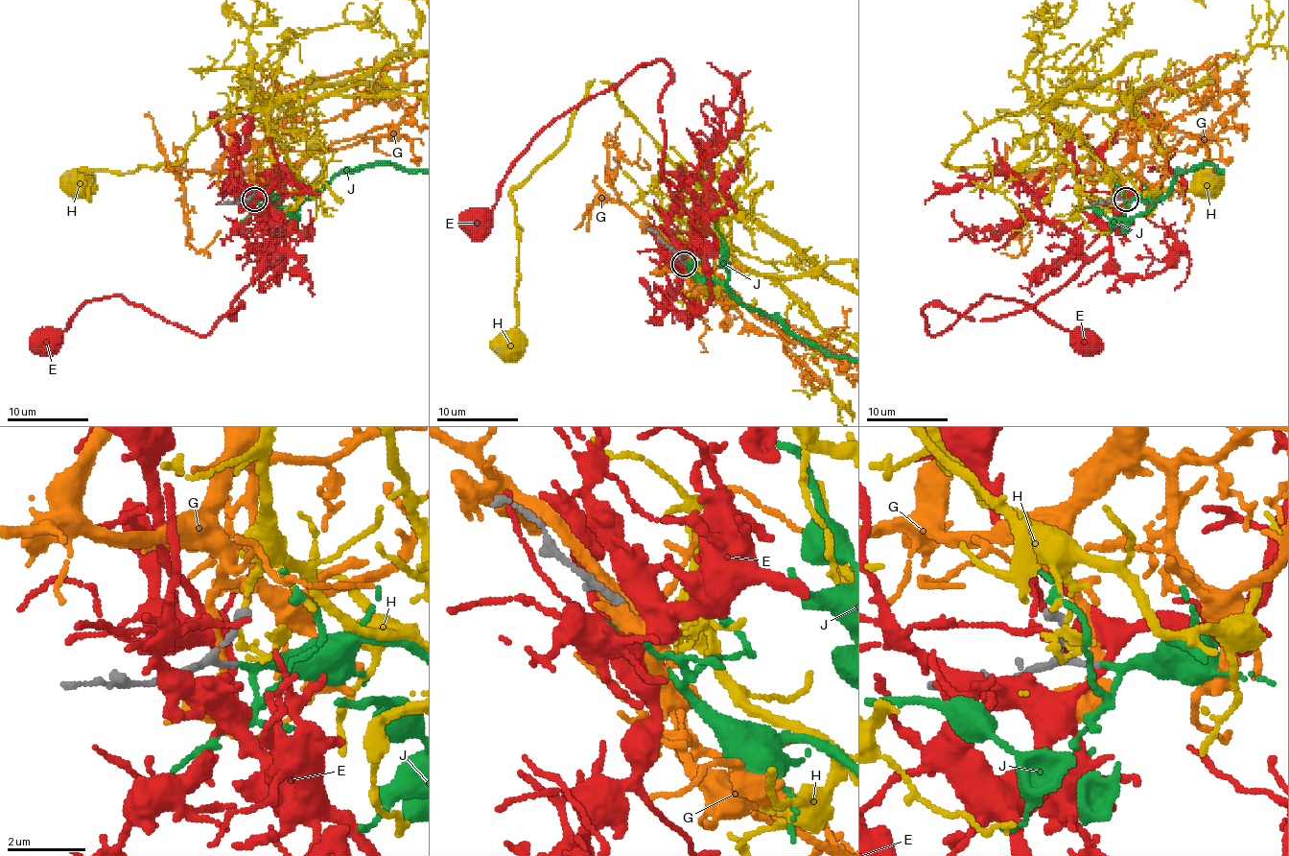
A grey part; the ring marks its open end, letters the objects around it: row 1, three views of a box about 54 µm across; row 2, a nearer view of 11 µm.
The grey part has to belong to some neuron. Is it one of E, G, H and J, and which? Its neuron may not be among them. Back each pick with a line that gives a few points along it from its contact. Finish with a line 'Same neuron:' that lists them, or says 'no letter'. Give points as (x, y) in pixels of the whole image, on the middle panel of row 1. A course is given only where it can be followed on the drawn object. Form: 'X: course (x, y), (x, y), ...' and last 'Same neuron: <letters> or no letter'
Same neuron: J

